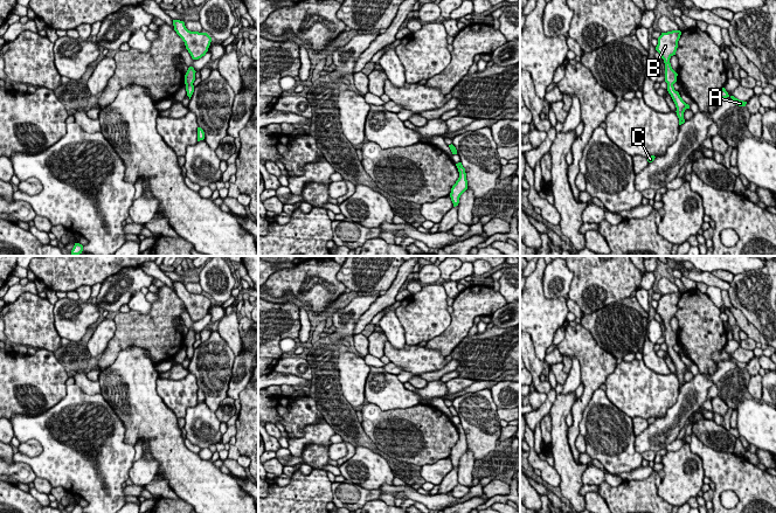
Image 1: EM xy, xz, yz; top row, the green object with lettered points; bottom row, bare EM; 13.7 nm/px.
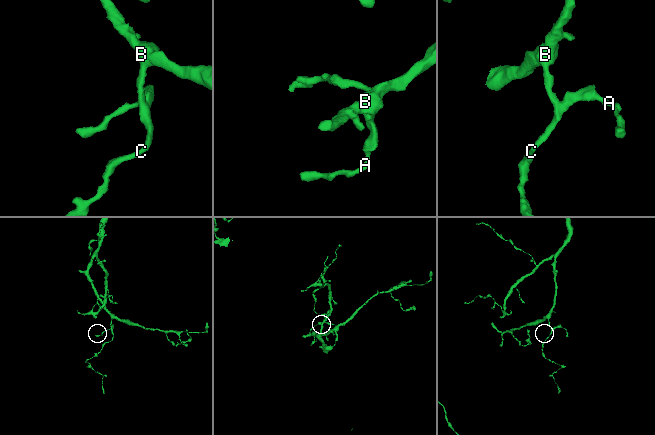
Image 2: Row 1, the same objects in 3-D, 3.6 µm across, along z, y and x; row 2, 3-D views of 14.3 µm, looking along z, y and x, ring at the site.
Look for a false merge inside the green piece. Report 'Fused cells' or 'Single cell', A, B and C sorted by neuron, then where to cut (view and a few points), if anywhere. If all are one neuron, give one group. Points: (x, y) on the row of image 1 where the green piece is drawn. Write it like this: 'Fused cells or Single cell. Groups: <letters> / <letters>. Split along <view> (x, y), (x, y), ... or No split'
Single cell. Groups: A B C. No split

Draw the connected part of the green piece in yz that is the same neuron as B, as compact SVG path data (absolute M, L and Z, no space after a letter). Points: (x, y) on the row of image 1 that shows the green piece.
M680 30L661 33L658 37L658 44L656 47L656 50L660 54L665 63L665 82L667 83L667 91L677 108L675 112L679 118L679 125L685 123L684 112L686 109L690 109L690 105L686 104L679 92L674 90L673 84L677 82L678 74L672 69L670 63L670 58L675 55L680 35Z

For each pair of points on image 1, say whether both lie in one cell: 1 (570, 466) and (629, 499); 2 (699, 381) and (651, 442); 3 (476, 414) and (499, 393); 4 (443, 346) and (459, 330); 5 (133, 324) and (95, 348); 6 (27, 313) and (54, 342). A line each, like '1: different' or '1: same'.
1: different
2: same
3: different
4: same
5: different
6: same

